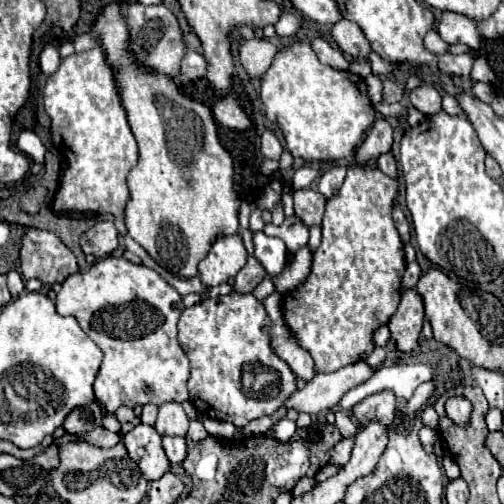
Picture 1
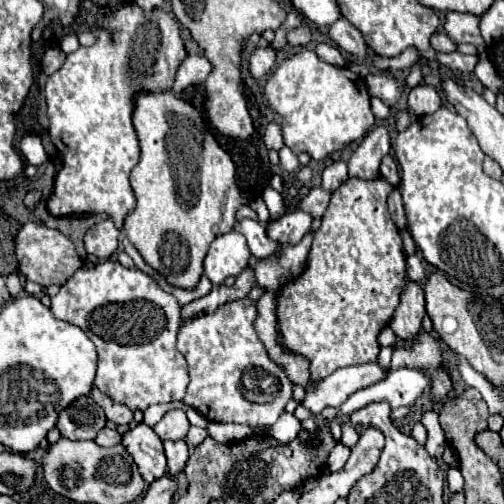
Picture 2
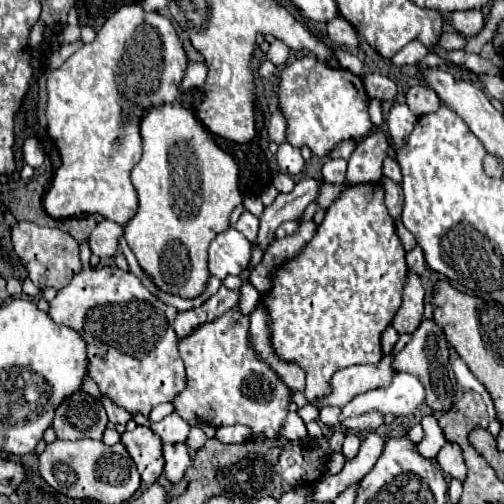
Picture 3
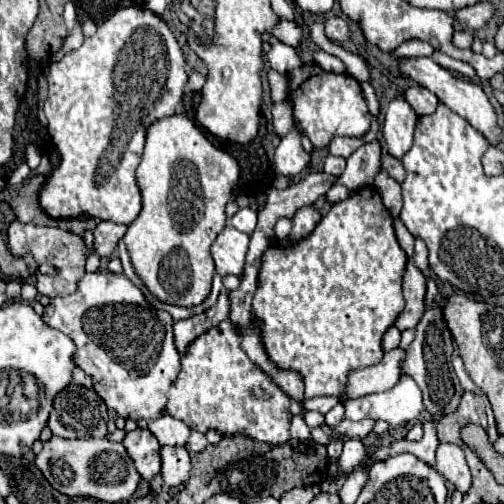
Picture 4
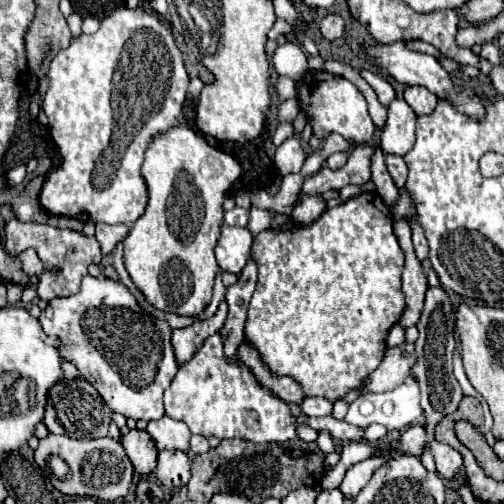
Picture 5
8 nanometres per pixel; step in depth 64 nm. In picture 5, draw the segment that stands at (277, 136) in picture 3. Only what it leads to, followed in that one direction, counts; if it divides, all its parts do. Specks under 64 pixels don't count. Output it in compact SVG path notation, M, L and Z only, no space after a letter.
M286 100L280 110L278 110L278 116L280 116L280 122L292 122L300 112L300 104L298 100Z

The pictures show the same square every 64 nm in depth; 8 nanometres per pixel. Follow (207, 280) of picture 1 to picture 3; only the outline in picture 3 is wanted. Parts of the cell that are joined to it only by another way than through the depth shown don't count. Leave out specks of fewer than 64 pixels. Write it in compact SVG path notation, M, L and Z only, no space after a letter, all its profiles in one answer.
M228 228L210 242L210 274L224 280L228 274L240 276L248 268L250 248L246 236Z

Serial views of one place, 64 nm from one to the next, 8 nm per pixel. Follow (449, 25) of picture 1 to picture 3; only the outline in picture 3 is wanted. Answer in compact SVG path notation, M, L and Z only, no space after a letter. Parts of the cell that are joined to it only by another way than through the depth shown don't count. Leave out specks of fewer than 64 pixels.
M464 10L464 12L452 12L452 24L454 28L466 36L472 38L484 28L484 10Z

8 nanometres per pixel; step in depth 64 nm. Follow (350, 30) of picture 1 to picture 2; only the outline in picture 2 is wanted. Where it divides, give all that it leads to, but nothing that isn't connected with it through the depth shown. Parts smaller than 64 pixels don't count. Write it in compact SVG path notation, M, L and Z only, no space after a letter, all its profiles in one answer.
M340 18L336 20L332 26L330 26L330 38L348 54L356 56L356 58L366 58L366 42L364 42L364 36L360 34L360 30L356 26L352 26L346 18Z

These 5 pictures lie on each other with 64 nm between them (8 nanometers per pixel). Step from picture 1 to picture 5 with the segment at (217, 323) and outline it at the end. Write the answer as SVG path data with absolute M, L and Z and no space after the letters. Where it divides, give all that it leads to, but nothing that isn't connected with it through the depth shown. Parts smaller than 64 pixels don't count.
M216 332L202 344L188 364L180 366L172 386L164 394L166 414L174 420L186 422L192 434L200 434L204 438L240 438L256 444L286 442L296 438L296 418L290 414L288 404L260 386L252 372L238 362L238 358L228 362L222 346L220 332Z

